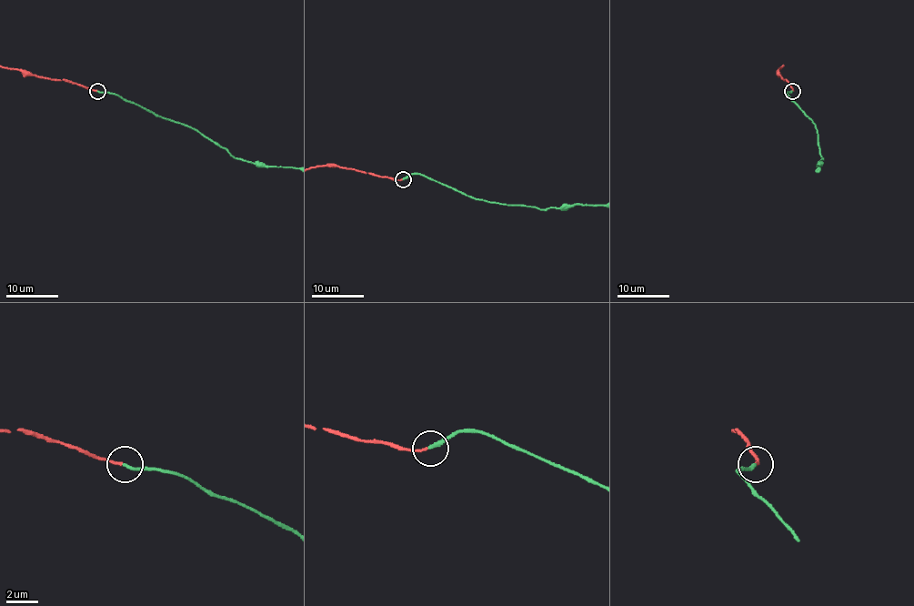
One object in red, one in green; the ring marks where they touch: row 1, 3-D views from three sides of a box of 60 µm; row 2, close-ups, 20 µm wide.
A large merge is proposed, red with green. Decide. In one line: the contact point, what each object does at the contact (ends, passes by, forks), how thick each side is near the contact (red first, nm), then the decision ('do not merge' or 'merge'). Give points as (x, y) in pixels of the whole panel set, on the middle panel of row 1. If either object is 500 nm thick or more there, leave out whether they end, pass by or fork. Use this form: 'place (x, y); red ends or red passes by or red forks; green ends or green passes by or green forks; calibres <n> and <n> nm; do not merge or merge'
place (403, 179); red ends; green ends; calibres 150 and 220 nm; merge

